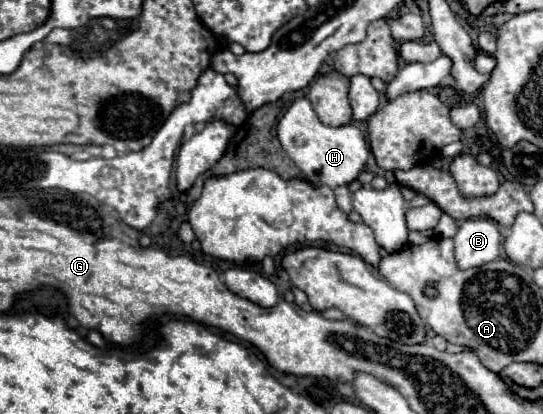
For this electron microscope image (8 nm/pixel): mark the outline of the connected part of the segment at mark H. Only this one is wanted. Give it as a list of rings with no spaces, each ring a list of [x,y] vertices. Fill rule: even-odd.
[[[307,98],[295,100],[285,116],[277,124],[277,138],[287,152],[287,156],[295,162],[295,166],[307,176],[313,184],[323,184],[329,188],[337,188],[343,184],[351,184],[359,172],[363,170],[369,150],[361,130],[353,124],[345,126],[325,126],[311,108]]]

